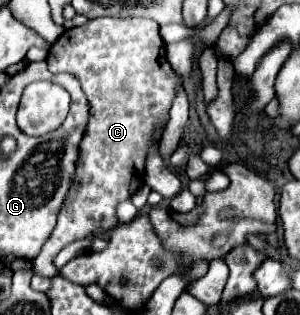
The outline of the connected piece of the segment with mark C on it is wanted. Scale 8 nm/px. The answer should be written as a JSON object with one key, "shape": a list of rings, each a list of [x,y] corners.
{"shape":[[[95,18],[83,26],[65,30],[49,50],[49,70],[53,74],[75,74],[91,106],[87,134],[81,140],[75,180],[59,210],[57,228],[43,246],[41,254],[33,260],[35,274],[53,278],[57,274],[53,260],[63,246],[97,232],[109,232],[119,224],[117,206],[131,198],[145,182],[145,160],[153,144],[153,132],[157,126],[165,128],[169,120],[169,108],[177,94],[175,88],[181,84],[181,76],[167,62],[159,24],[155,24],[151,18]]]}

